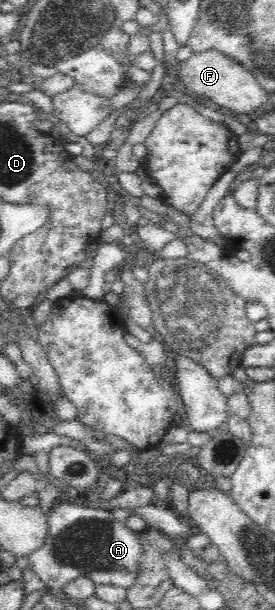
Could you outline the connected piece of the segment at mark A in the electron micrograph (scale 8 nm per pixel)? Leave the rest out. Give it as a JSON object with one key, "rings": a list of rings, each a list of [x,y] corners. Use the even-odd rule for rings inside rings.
{"rings":[[[64,500],[54,505],[54,509],[47,517],[48,532],[42,546],[34,552],[26,554],[30,568],[38,575],[50,589],[61,590],[66,584],[78,578],[88,578],[95,585],[111,585],[130,590],[136,586],[139,574],[139,560],[143,555],[143,546],[139,541],[138,532],[126,526],[125,522],[114,519],[110,510],[101,509],[95,504],[87,505],[83,500],[68,502]]]}

